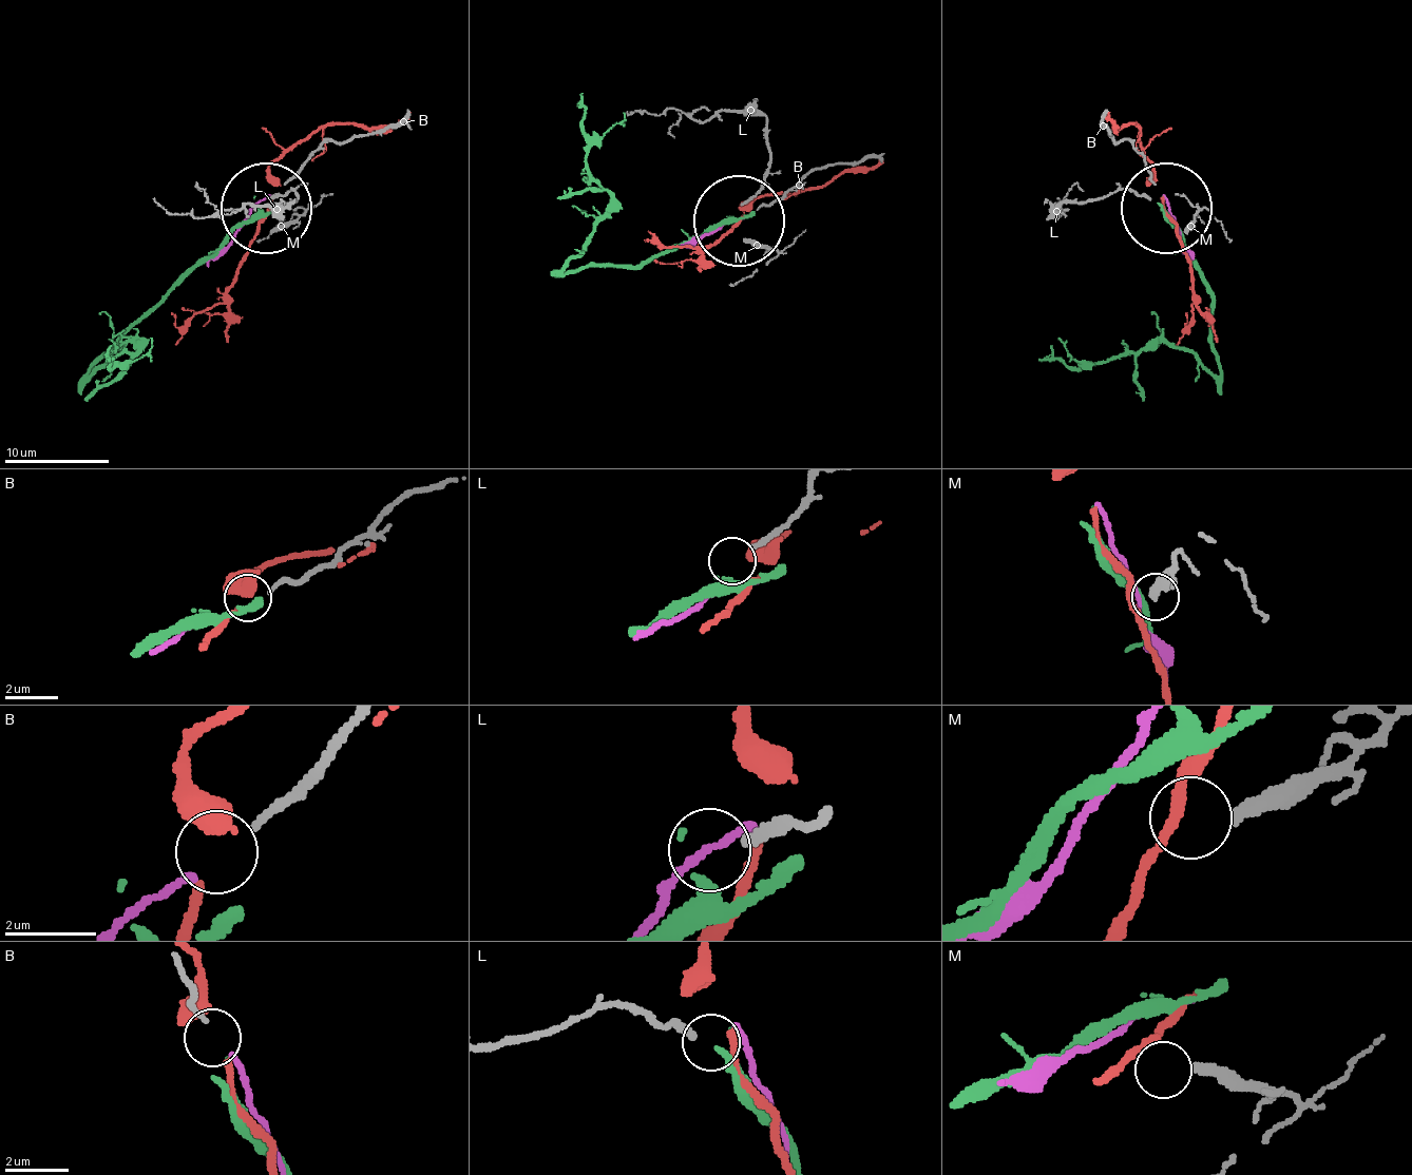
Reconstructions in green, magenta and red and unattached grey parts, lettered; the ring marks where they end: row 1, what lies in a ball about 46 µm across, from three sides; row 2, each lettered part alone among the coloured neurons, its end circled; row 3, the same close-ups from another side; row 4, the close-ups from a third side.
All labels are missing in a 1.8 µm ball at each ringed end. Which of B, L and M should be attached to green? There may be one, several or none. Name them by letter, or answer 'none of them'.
L

